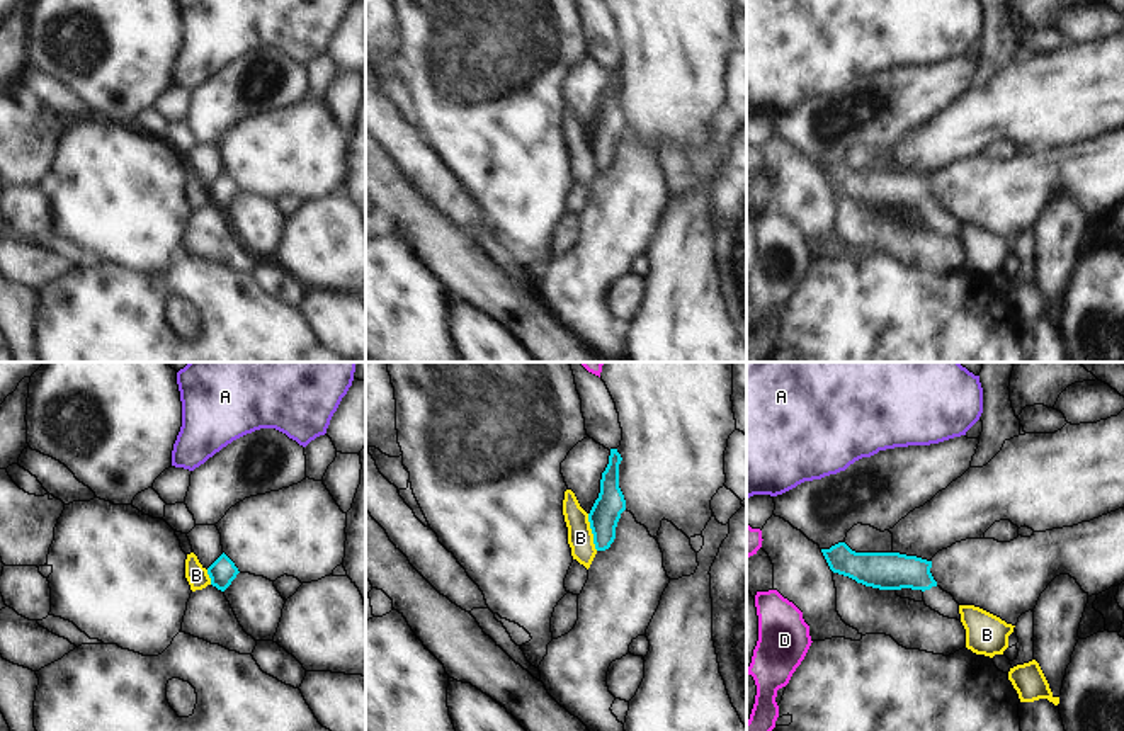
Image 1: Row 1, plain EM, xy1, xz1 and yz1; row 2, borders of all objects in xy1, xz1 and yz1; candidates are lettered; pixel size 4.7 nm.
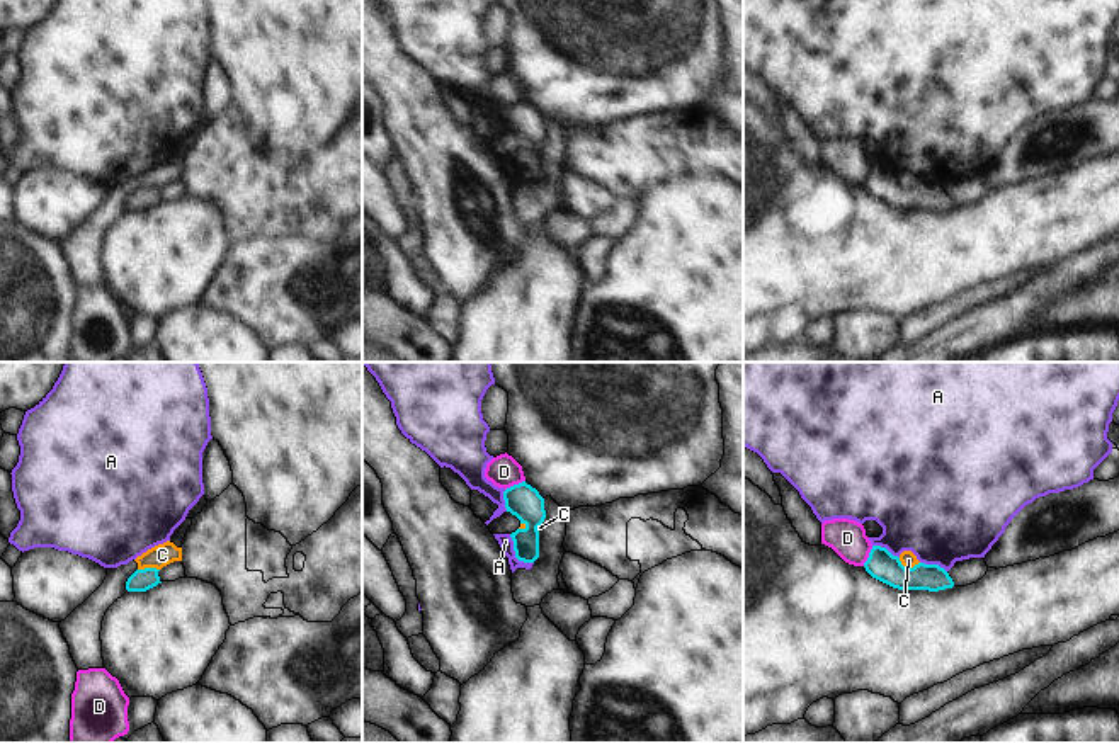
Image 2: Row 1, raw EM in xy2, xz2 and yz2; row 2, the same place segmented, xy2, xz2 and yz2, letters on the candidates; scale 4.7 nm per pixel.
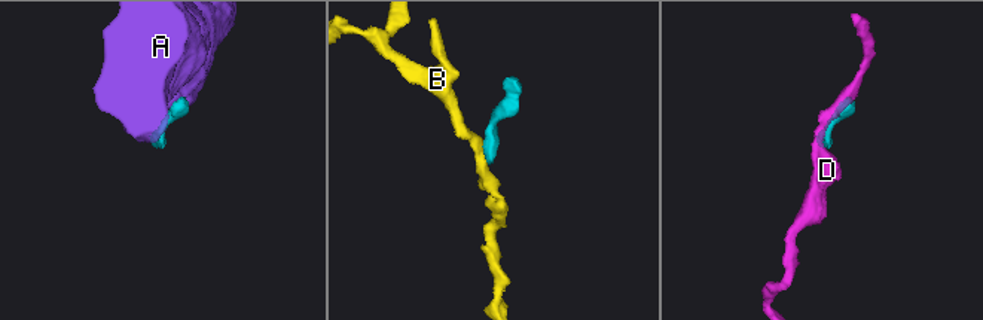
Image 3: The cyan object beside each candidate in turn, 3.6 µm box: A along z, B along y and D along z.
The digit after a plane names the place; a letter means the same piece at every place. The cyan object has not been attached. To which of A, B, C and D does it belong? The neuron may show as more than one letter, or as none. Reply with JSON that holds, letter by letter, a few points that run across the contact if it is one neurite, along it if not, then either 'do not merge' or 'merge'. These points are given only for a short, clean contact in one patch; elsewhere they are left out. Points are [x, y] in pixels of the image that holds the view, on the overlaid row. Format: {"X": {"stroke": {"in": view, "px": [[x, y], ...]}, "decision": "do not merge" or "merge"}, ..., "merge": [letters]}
{"A": {"stroke": {"in": "xz2", "px": [[509, 534], [514, 555], [533, 563]]}, "decision": "do not merge"}, "B": {"stroke": {"in": "xz1", "px": [[587, 514], [592, 543], [597, 549]]}, "decision": "do not merge"}, "C": {"stroke": {"in": "yz2", "px": [[898, 558], [905, 567], [914, 567], [919, 561]]}, "decision": "do not merge"}, "D": {"stroke": {"in": "xz2", "px": [[524, 480], [505, 490]]}, "decision": "do not merge"}, "merge": []}

